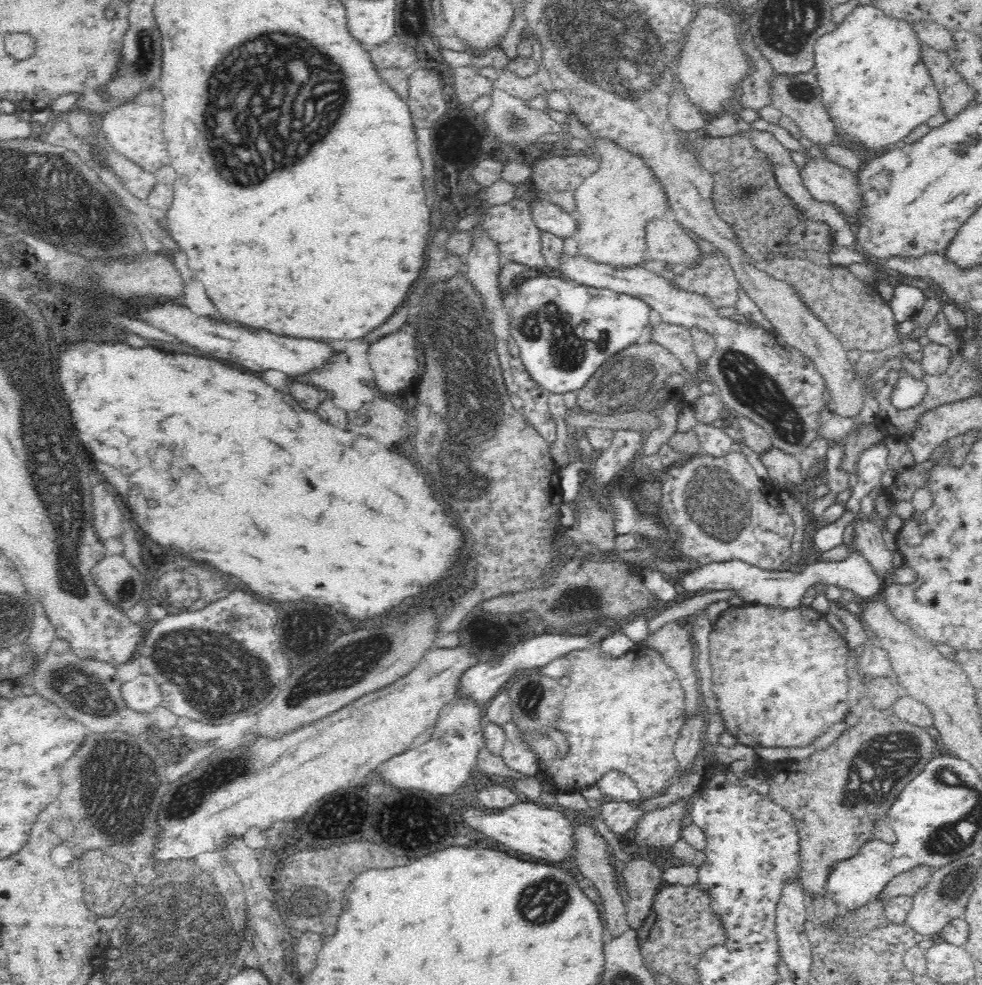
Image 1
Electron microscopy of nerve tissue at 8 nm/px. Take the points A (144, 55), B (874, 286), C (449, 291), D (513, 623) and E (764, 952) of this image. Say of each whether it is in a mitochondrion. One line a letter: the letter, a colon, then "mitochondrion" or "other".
A: mitochondrion
B: other
C: mitochondrion
D: other
E: other

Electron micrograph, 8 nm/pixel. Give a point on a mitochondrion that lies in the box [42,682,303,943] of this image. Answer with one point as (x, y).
(119, 791)

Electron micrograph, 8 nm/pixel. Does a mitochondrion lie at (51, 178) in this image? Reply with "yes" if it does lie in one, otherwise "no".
yes

